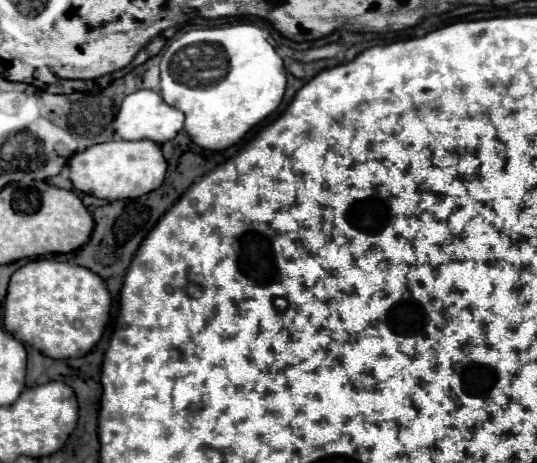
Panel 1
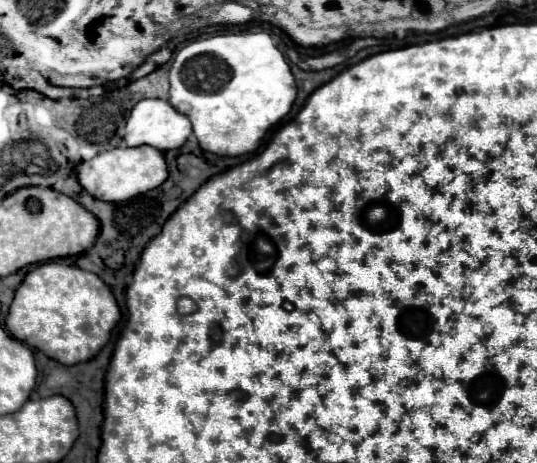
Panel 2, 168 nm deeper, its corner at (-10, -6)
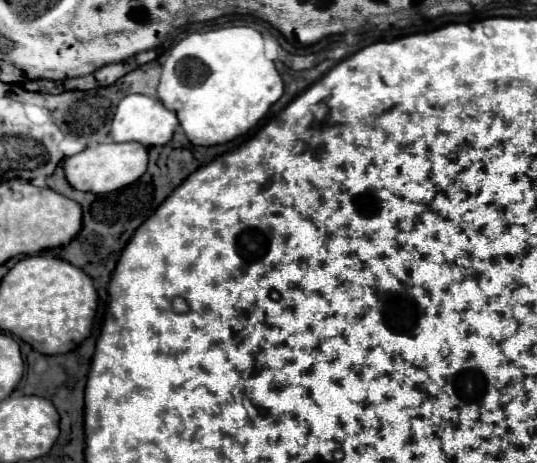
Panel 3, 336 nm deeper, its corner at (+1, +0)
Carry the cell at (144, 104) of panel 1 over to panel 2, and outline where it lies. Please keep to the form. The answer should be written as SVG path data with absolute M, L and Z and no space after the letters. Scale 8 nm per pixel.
M141 100L133 106L131 116L125 126L125 144L127 146L153 146L157 150L175 150L185 144L191 134L191 122L185 114L179 114L167 100Z

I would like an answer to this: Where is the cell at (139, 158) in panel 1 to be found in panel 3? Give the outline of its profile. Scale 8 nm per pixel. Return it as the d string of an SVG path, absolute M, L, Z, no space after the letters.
M122 142L122 144L98 144L94 148L86 148L84 152L70 156L64 160L66 180L84 192L94 194L108 194L120 190L124 186L134 184L148 168L148 148L136 142Z

